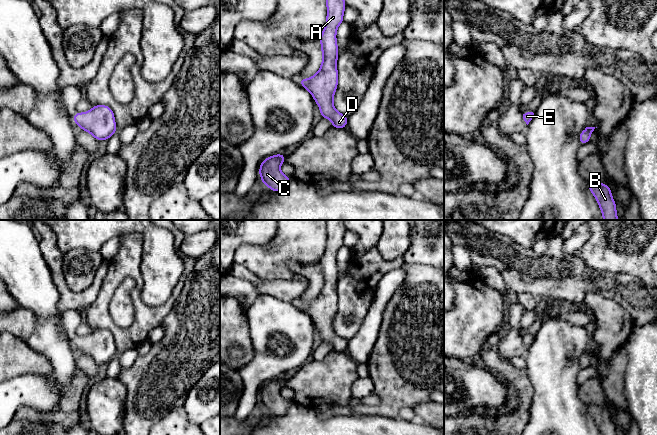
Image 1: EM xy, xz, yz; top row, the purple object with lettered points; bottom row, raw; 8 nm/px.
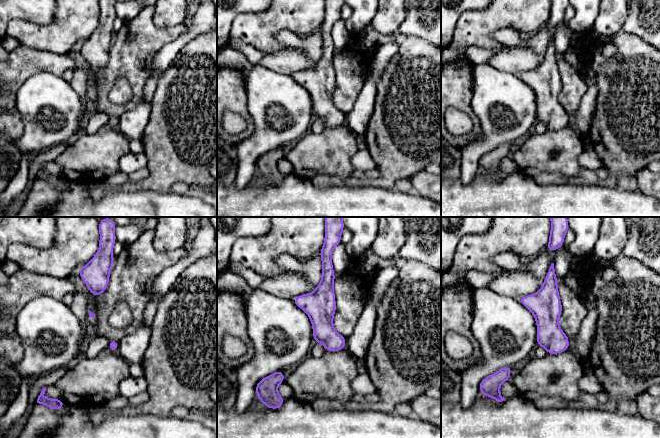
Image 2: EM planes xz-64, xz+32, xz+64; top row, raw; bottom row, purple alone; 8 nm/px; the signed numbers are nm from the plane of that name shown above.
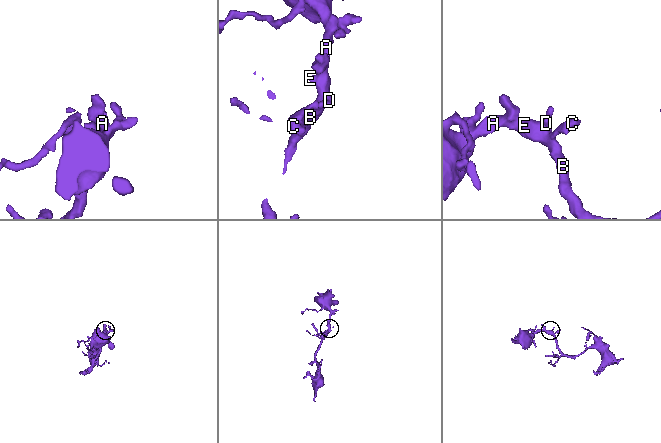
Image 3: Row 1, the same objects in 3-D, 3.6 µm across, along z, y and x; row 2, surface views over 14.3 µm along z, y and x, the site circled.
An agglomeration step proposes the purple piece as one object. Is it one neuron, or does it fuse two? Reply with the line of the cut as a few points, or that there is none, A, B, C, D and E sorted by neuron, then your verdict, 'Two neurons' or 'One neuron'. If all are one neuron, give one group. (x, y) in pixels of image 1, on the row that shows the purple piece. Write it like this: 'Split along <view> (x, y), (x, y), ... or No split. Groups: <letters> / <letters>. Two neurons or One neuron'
No split. Groups: A B C D E. One neuron

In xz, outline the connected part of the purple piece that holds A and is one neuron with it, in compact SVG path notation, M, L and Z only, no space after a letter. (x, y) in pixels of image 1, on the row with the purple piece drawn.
M326 0L326 25L319 37L323 54L322 64L318 72L308 78L301 78L299 85L307 89L318 104L321 118L332 121L332 127L343 129L347 126L348 116L338 112L333 105L333 97L338 86L338 45L336 32L338 26L344 22L343 14L347 7L344 0Z

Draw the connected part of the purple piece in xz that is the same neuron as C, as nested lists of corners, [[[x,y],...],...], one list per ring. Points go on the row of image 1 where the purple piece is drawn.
[[[282,153],[265,158],[259,167],[259,175],[264,185],[276,192],[285,191],[291,178],[282,174],[280,166],[286,156]]]

